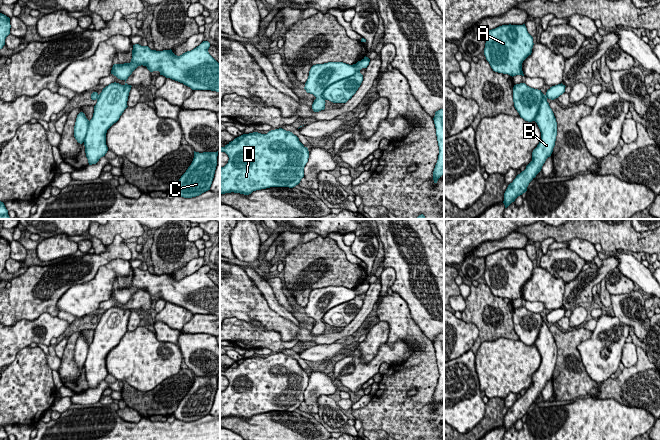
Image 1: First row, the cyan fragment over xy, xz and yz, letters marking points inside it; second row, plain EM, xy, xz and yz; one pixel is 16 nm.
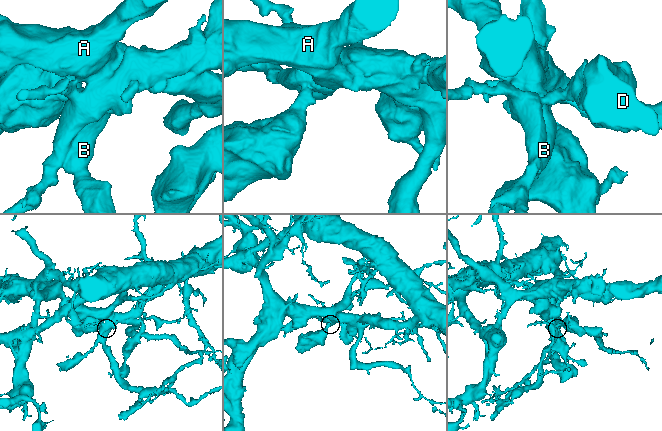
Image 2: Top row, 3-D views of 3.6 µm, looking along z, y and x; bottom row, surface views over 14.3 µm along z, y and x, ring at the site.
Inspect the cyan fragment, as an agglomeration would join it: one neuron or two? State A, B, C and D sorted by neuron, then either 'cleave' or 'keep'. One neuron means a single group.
A B / C D; cleave

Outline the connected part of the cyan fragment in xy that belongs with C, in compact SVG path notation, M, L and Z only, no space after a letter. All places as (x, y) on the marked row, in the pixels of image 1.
M195 152L191 165L181 176L173 189L175 194L184 198L192 198L210 190L216 166L217 152Z

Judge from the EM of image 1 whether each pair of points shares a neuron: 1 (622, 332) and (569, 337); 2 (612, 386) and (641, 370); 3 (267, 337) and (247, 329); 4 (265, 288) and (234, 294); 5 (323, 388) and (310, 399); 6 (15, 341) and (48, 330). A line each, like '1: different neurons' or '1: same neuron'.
1: different neurons
2: same neuron
3: same neuron
4: different neurons
5: same neuron
6: same neuron

